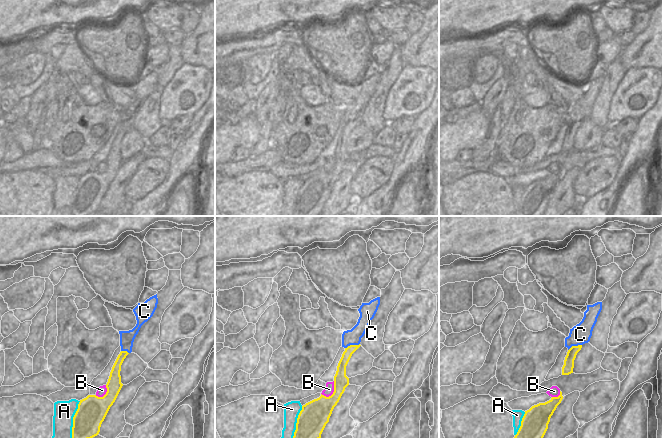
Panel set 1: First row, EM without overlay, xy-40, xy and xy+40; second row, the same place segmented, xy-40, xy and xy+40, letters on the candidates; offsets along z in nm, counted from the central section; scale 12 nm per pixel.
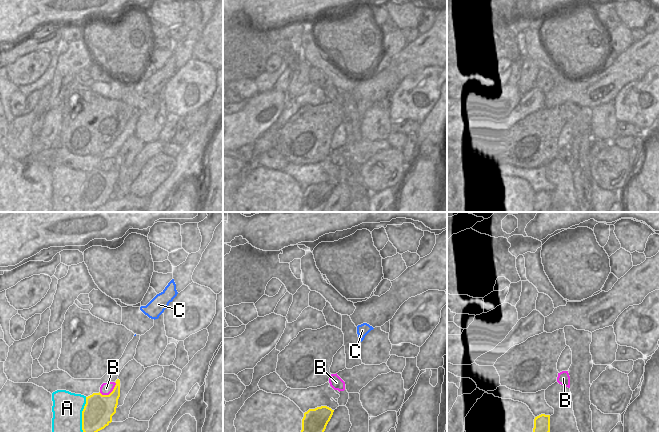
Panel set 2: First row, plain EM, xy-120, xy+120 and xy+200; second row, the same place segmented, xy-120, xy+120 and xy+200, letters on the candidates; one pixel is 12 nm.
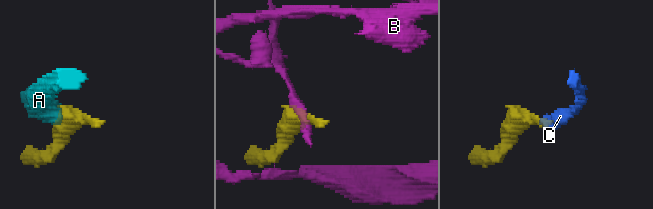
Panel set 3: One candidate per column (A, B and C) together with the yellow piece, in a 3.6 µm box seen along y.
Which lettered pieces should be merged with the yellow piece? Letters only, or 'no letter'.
C

